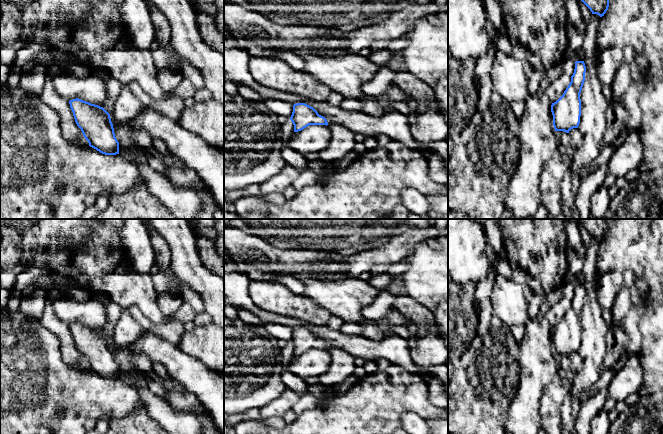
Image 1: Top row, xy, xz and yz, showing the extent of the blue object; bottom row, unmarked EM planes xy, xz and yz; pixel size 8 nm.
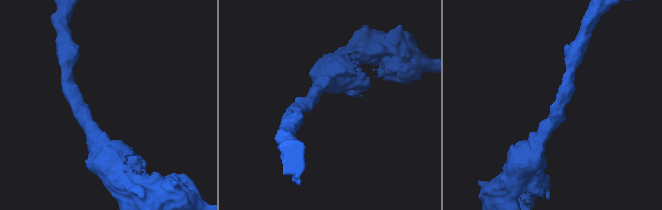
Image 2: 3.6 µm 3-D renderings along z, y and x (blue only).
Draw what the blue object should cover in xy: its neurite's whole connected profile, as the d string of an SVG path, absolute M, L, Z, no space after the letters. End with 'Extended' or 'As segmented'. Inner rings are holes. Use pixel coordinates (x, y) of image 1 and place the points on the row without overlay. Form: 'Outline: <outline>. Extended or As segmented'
Outline: M78 322L70 324L69 328L75 346L89 370L105 379L119 378L119 366L107 335L103 331Z. As segmented

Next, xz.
Outline: M305 327L293 329L290 344L294 349L294 356L301 355L309 349L328 349L325 341L319 339L313 331Z. As segmented

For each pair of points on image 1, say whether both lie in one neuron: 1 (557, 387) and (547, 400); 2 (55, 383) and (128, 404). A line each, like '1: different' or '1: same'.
1: same
2: same

